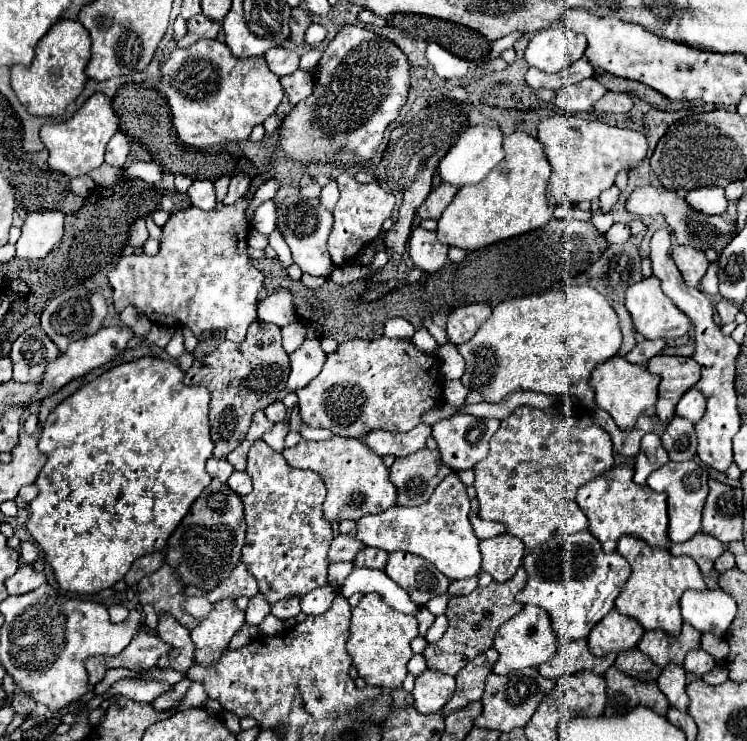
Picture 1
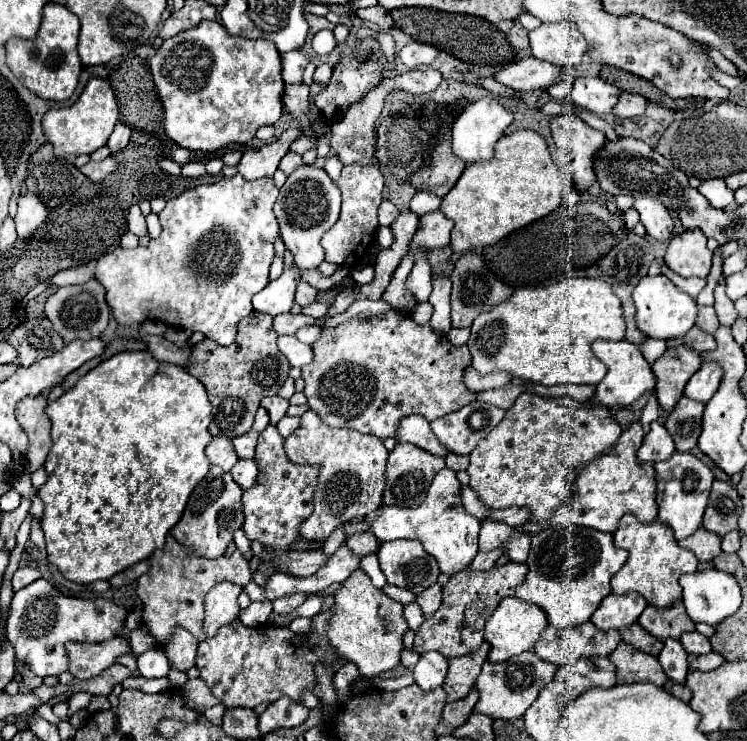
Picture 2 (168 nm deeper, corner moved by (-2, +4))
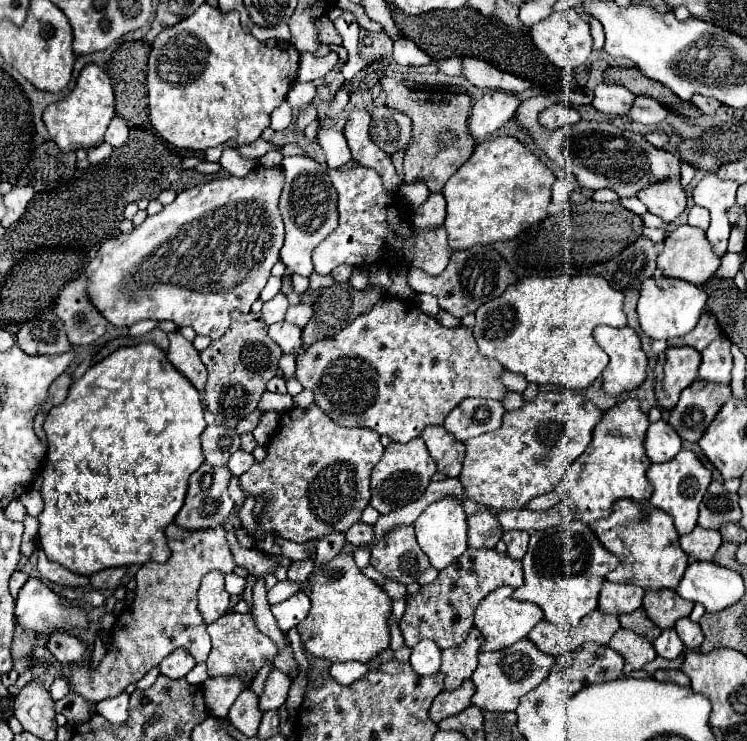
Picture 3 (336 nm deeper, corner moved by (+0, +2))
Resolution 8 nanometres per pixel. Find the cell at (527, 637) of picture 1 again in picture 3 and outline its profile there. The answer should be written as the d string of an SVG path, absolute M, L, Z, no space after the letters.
M500 587L496 589L494 593L486 595L478 609L476 609L476 619L474 619L474 625L478 627L478 631L482 633L484 637L484 645L482 645L482 651L500 651L516 641L522 641L528 637L528 633L536 627L536 623L540 623L544 619L542 615L542 609L532 605L532 603L526 603L526 601L516 601L516 599L510 599L512 595L512 587Z

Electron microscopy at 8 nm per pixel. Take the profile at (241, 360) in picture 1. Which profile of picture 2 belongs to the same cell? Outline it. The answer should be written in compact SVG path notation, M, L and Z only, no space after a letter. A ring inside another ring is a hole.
M254 311L246 319L242 319L242 323L238 323L238 335L228 347L216 345L216 341L212 339L200 341L192 351L188 373L206 387L208 399L212 403L210 433L226 435L228 439L244 435L244 431L252 427L262 397L278 393L282 383L288 379L288 369L290 363L286 355L282 355L276 347L272 317L266 313ZM224 399L232 399L238 403L224 403Z

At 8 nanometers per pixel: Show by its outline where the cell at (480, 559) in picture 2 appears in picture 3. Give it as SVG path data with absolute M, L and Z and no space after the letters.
M628 399L608 409L602 421L592 433L588 449L582 453L582 469L576 483L570 487L564 503L574 509L574 519L586 525L610 517L612 505L618 499L632 499L636 503L646 503L652 495L652 485L646 479L646 471L652 465L644 451L646 431L650 427L648 417L640 411L636 399Z

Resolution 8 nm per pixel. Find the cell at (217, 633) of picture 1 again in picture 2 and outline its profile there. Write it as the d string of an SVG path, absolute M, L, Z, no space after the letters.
M228 581L216 583L206 593L206 599L204 599L204 605L206 605L204 631L208 637L212 637L218 631L218 627L222 627L222 625L226 625L238 617L238 613L240 613L238 595L240 593L242 593L242 587L228 583Z

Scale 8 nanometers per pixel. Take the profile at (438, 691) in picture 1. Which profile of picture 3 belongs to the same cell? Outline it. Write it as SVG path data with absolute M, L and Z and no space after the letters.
M422 639L418 645L412 647L410 665L420 677L438 673L440 671L440 649L438 649L438 645L430 639Z

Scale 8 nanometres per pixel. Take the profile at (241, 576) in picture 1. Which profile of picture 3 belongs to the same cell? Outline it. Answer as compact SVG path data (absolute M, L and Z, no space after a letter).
M170 523L164 533L172 555L166 563L146 563L138 569L136 599L128 611L130 615L124 611L116 621L108 653L100 667L94 671L88 665L72 665L62 669L62 675L72 681L72 691L80 693L90 703L100 703L120 695L128 683L140 681L178 647L186 647L198 663L202 663L210 653L210 637L198 611L198 587L204 579L204 573L214 569L222 573L234 571L236 563L232 561L232 551L228 549L226 531L224 527L208 531L186 531L176 523Z

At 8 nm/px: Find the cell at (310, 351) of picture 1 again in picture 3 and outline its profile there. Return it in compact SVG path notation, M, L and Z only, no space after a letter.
M286 321L270 325L268 335L280 345L282 353L298 353L298 349L302 347L302 329Z

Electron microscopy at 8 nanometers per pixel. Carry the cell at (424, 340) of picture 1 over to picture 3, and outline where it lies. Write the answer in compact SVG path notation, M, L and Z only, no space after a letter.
M416 295L416 303L418 303L418 307L420 307L426 315L430 315L430 317L436 317L438 311L440 311L438 301L436 301L436 297L432 297L432 295Z

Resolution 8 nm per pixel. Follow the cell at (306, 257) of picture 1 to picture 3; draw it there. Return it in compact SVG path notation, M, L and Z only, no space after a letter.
M284 157L282 161L284 167L284 189L278 201L282 221L286 227L286 239L280 251L280 259L286 265L288 273L296 273L302 277L310 277L314 271L312 265L312 251L318 247L320 241L324 241L334 227L338 225L338 193L334 185L328 181L328 169L326 165L310 159L310 157Z

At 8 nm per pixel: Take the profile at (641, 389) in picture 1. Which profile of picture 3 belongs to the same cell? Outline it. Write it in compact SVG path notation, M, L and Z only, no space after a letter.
M600 325L600 327L594 329L594 339L610 357L610 363L604 369L604 375L602 375L602 391L608 397L618 397L618 395L632 391L632 389L636 389L644 383L648 357L640 347L640 337L636 335L636 331L632 331L630 327L614 329L614 327L608 327L608 325Z

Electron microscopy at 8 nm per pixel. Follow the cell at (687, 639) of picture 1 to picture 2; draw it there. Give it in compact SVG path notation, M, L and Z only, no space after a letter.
M678 599L672 607L658 609L654 605L648 605L642 615L638 617L638 623L654 637L658 639L680 639L682 631L694 631L694 621L686 615L682 599Z

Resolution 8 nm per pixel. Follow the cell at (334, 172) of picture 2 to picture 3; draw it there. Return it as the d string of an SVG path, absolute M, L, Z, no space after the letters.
M320 127L318 129L318 143L324 149L326 165L330 169L344 167L350 161L350 149L348 149L346 139L344 139L344 135L340 131L328 129L328 127Z

